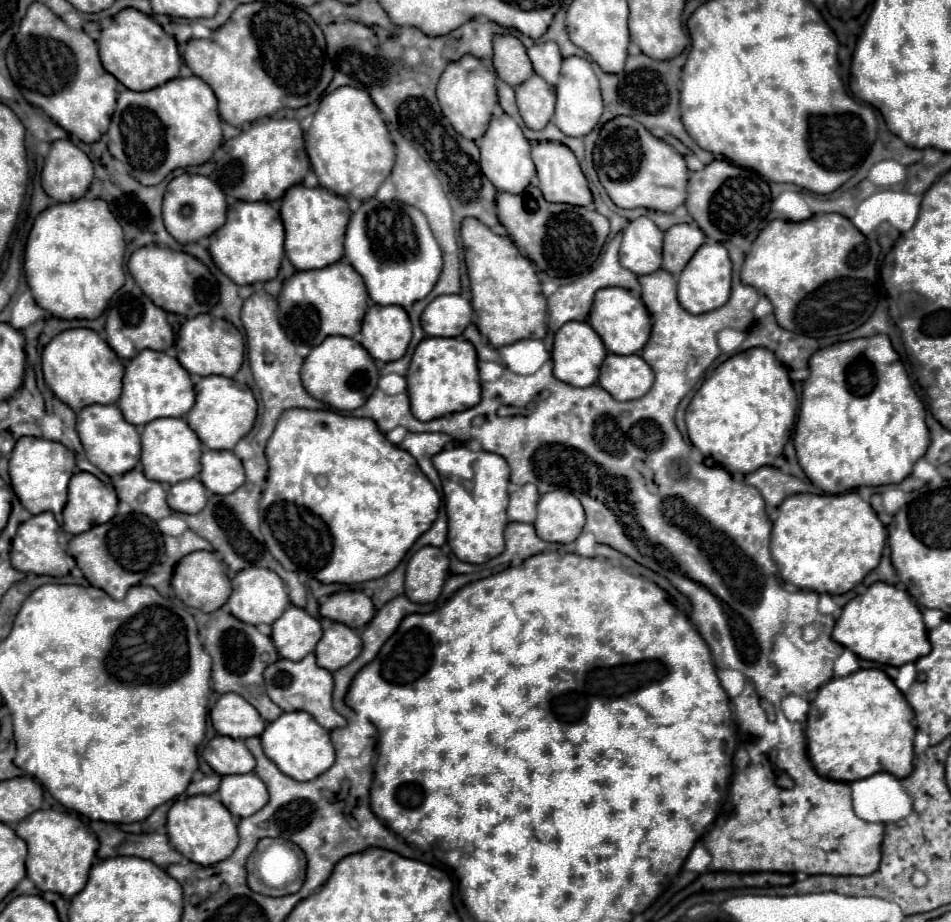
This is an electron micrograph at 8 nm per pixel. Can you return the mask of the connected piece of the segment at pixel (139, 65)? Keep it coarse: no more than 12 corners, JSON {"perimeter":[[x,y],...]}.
{"perimeter":[[138,9],[102,29],[104,69],[132,91],[178,75],[174,37]]}

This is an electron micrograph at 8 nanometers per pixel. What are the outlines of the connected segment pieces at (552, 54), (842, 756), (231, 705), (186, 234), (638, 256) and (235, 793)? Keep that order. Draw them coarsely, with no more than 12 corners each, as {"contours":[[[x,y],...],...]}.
{"contours":[[[554,41],[536,43],[528,57],[536,75],[556,85],[562,65]],[[880,669],[810,703],[808,757],[832,781],[914,761],[912,707]],[[224,693],[212,707],[216,733],[256,737],[266,727],[238,693]],[[204,175],[168,183],[162,219],[182,245],[226,221],[226,197]],[[648,217],[622,233],[620,265],[648,275],[662,265],[662,231]],[[254,773],[222,777],[220,803],[234,817],[250,817],[268,801]]]}

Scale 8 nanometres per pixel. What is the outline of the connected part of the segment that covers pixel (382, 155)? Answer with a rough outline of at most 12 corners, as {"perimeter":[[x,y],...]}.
{"perimeter":[[366,89],[322,97],[306,133],[318,183],[370,199],[394,143]]}

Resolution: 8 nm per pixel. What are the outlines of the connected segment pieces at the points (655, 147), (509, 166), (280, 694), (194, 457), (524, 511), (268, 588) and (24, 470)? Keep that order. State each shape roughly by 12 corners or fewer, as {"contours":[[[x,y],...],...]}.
{"contours":[[[632,117],[602,125],[594,165],[622,209],[672,213],[684,157]],[[498,111],[480,137],[480,167],[498,191],[522,193],[530,143]],[[278,659],[264,671],[282,711],[306,711],[328,731],[346,725],[332,707],[332,673]],[[182,419],[142,433],[144,475],[178,483],[200,473],[202,443]],[[522,485],[510,495],[508,519],[534,523],[536,485]],[[262,567],[238,571],[226,605],[248,625],[284,613],[286,587]],[[22,437],[12,489],[32,515],[62,513],[74,453]]]}

